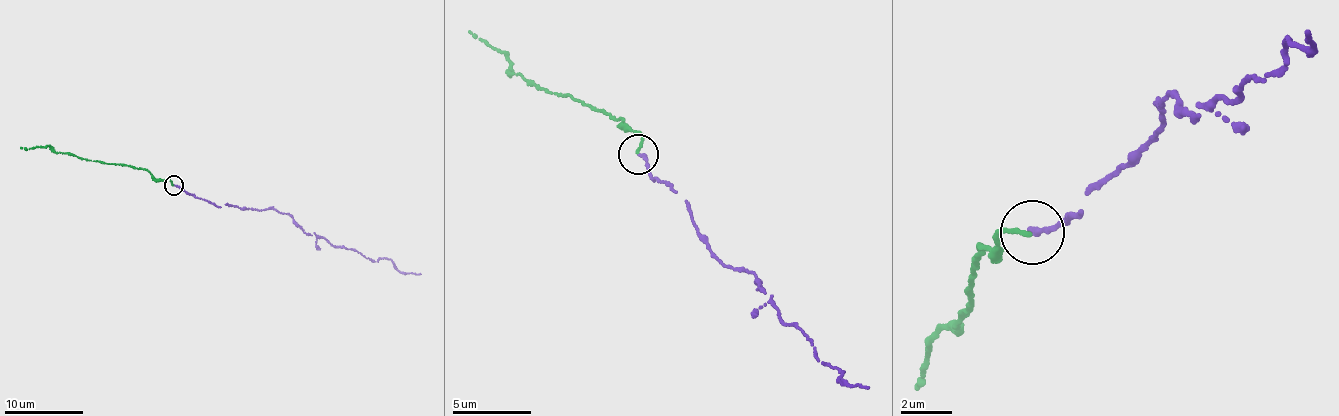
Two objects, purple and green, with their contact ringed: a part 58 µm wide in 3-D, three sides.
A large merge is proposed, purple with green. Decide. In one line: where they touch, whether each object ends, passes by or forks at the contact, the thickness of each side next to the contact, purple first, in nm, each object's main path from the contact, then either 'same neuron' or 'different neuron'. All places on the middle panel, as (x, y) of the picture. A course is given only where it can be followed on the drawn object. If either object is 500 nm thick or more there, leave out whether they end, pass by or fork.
at (638, 154); purple ends there; green ends there; 200 nm thick on the purple side, 200 nm on the other; purple runs (639, 155), (650, 178), (686, 198), (709, 251), (745, 268), (817, 359), (842, 372), (840, 380), (869, 385); green runs (639, 152), (636, 131), (626, 131), (619, 118), (511, 74), (510, 66), (470, 32); same neuron

